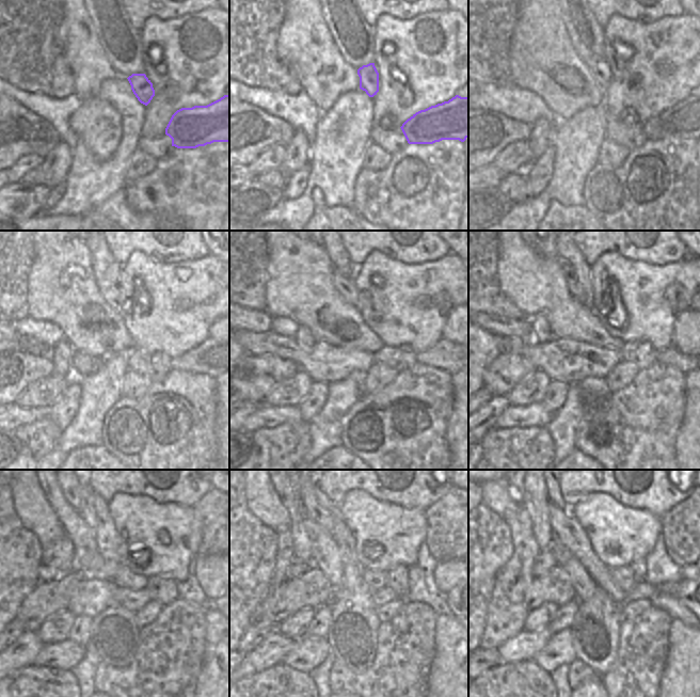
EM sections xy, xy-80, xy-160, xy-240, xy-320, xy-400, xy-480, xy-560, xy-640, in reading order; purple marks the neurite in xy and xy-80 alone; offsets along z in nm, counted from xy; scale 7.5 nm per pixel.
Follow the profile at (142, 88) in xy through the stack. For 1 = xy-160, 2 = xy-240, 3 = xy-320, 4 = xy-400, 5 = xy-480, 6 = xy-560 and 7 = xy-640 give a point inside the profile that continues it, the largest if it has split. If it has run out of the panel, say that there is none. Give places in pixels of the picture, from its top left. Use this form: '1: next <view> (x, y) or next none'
1: next xy-160 (599, 66)
2: next xy-240 (113, 297)
3: next xy-320 (343, 284)
4: next xy-400 (574, 287)
5: next xy-480 (86, 509)
6: next xy-560 (322, 501)
7: next xy-640 (554, 494)

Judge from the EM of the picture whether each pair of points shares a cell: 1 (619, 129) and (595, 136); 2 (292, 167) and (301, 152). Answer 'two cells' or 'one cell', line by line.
1: two cells
2: one cell

